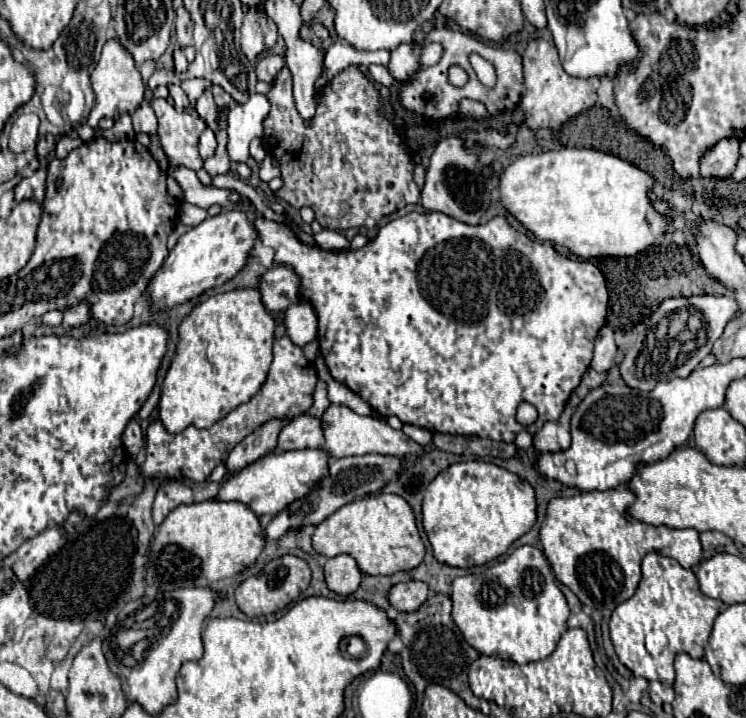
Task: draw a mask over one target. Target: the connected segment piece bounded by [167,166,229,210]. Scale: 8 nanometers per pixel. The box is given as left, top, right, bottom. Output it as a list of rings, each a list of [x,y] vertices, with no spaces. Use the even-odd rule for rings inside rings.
[[[169,166],[167,174],[173,180],[177,180],[177,184],[181,186],[183,202],[189,202],[189,204],[205,208],[205,210],[213,204],[221,204],[223,208],[229,206],[229,190],[217,190],[217,188],[201,184],[193,170],[183,168],[183,166]]]

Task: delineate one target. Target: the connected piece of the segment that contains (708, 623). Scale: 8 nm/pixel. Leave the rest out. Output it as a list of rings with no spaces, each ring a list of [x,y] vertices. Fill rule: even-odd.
[[[649,552],[643,558],[641,570],[643,576],[635,594],[629,600],[621,602],[611,614],[611,640],[619,660],[635,676],[673,684],[673,658],[679,652],[687,652],[691,658],[703,658],[713,622],[727,606],[721,600],[713,600],[701,594],[693,570],[685,570],[677,560],[669,556]]]

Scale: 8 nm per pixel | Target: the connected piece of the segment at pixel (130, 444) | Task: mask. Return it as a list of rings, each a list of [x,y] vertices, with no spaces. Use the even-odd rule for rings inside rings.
[[[133,418],[133,420],[129,422],[129,426],[125,428],[125,432],[123,433],[123,444],[125,444],[127,452],[129,452],[133,458],[137,456],[137,452],[139,452],[141,446],[145,444],[145,435],[135,418]]]

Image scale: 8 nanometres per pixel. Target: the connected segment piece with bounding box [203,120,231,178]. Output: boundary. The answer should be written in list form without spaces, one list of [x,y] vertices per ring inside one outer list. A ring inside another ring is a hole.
[[[219,120],[217,124],[219,124],[219,128],[221,128],[219,134],[217,134],[219,146],[217,146],[215,154],[213,154],[211,158],[207,158],[205,164],[203,164],[203,168],[207,170],[207,174],[209,174],[211,178],[217,176],[217,174],[227,174],[227,172],[229,172],[229,166],[231,166],[231,162],[229,162],[229,158],[227,158],[227,150],[225,150],[225,120]]]

